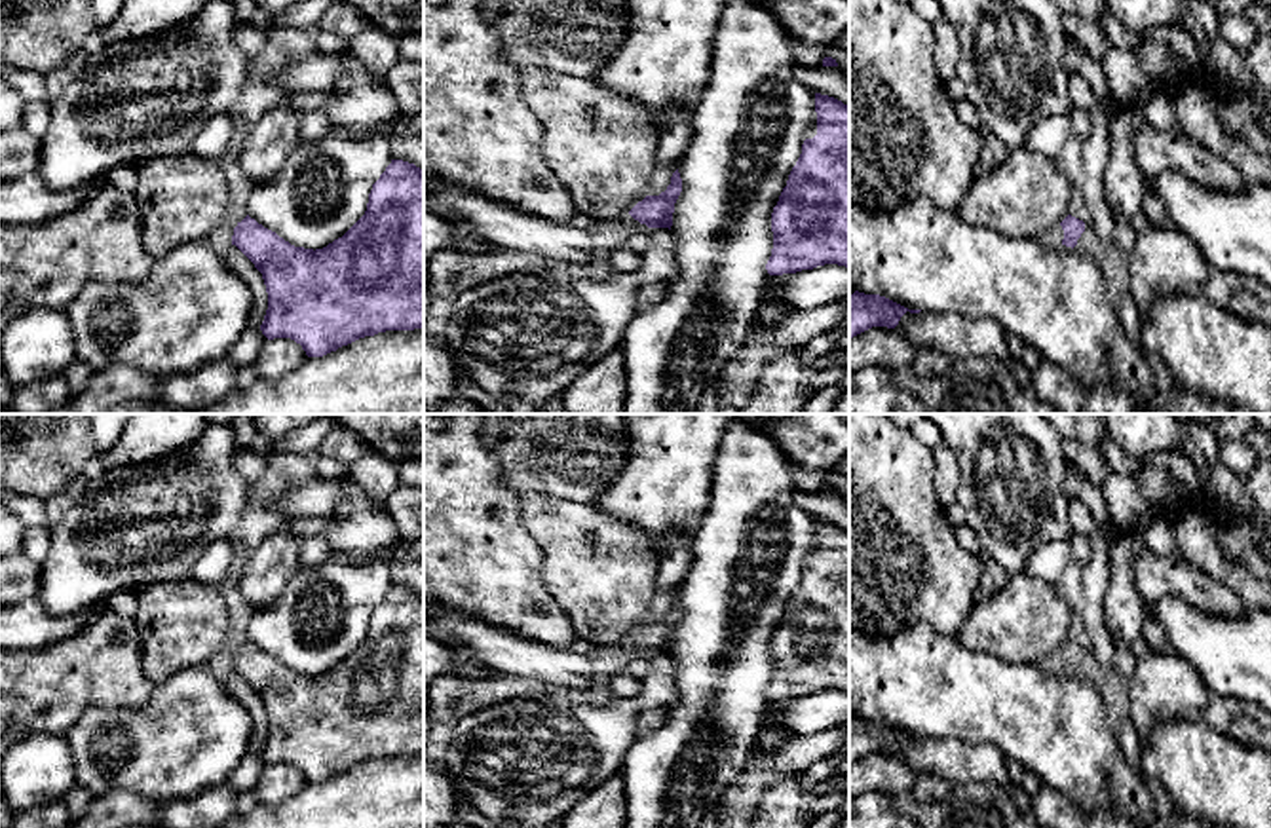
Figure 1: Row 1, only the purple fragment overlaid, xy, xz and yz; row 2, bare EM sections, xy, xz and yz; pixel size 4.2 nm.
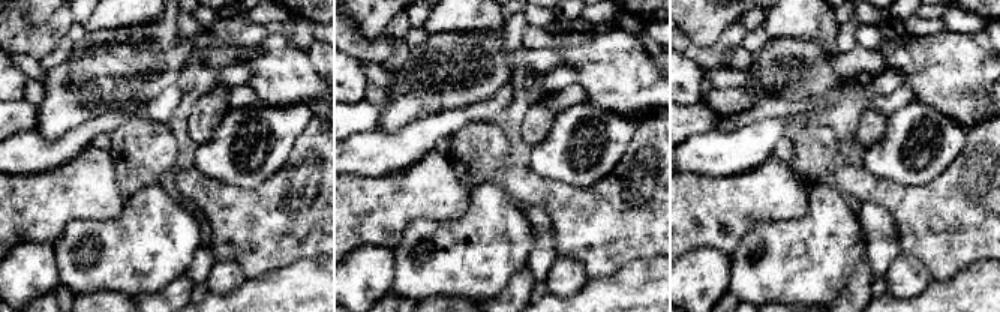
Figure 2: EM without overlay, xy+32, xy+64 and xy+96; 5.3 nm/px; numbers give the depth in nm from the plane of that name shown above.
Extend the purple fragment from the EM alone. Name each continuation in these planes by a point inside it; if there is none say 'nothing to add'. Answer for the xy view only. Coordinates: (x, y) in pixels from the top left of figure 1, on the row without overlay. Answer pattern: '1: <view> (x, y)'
nothing to add

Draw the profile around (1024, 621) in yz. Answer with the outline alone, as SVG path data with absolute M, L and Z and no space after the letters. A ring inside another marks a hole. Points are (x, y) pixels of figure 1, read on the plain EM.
M1024 572L975 604L954 636L967 649L1039 665L1070 640L1075 621L1075 608L1062 600L1054 585Z

